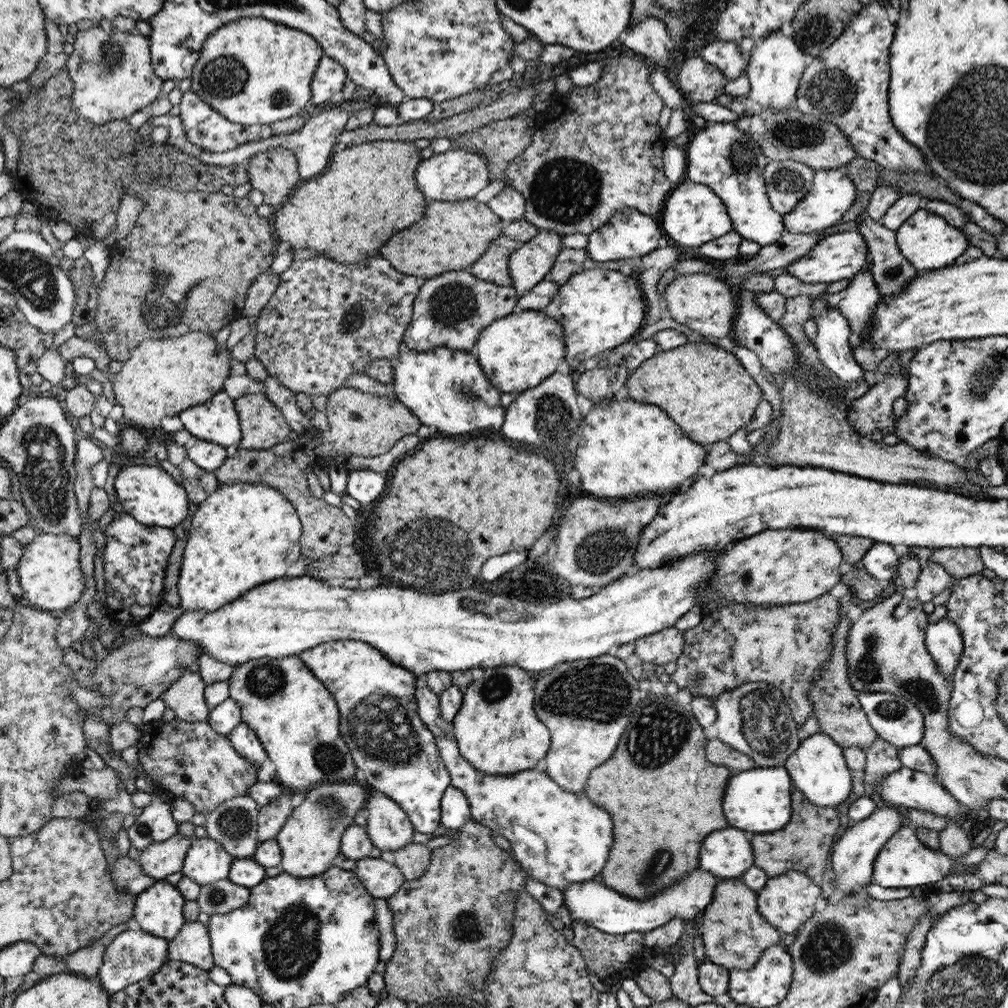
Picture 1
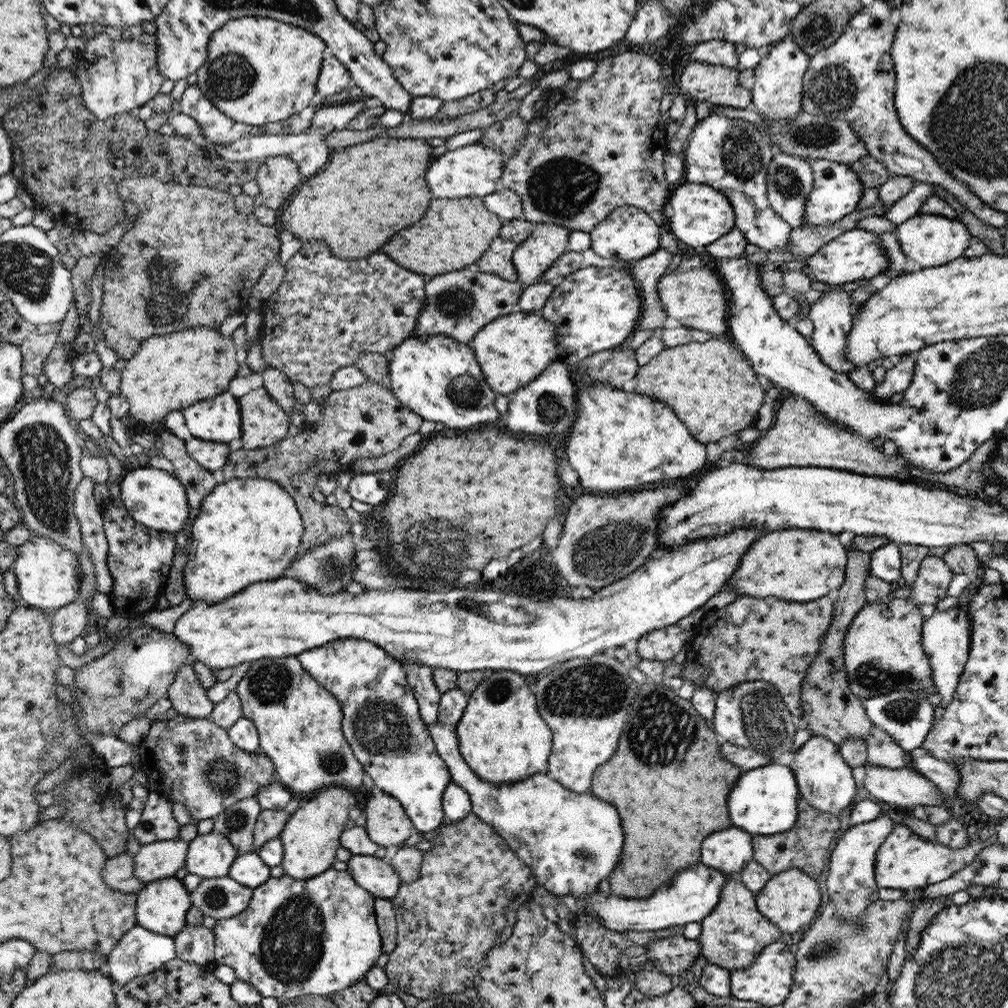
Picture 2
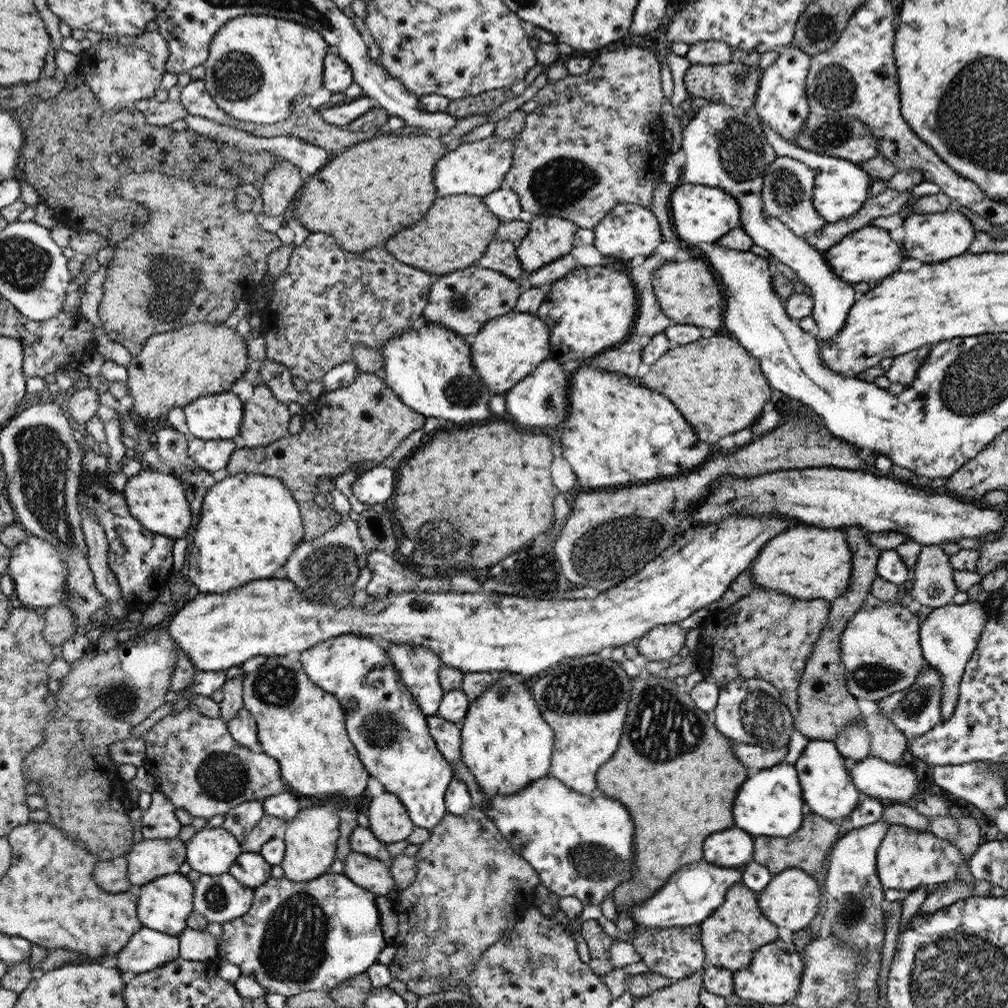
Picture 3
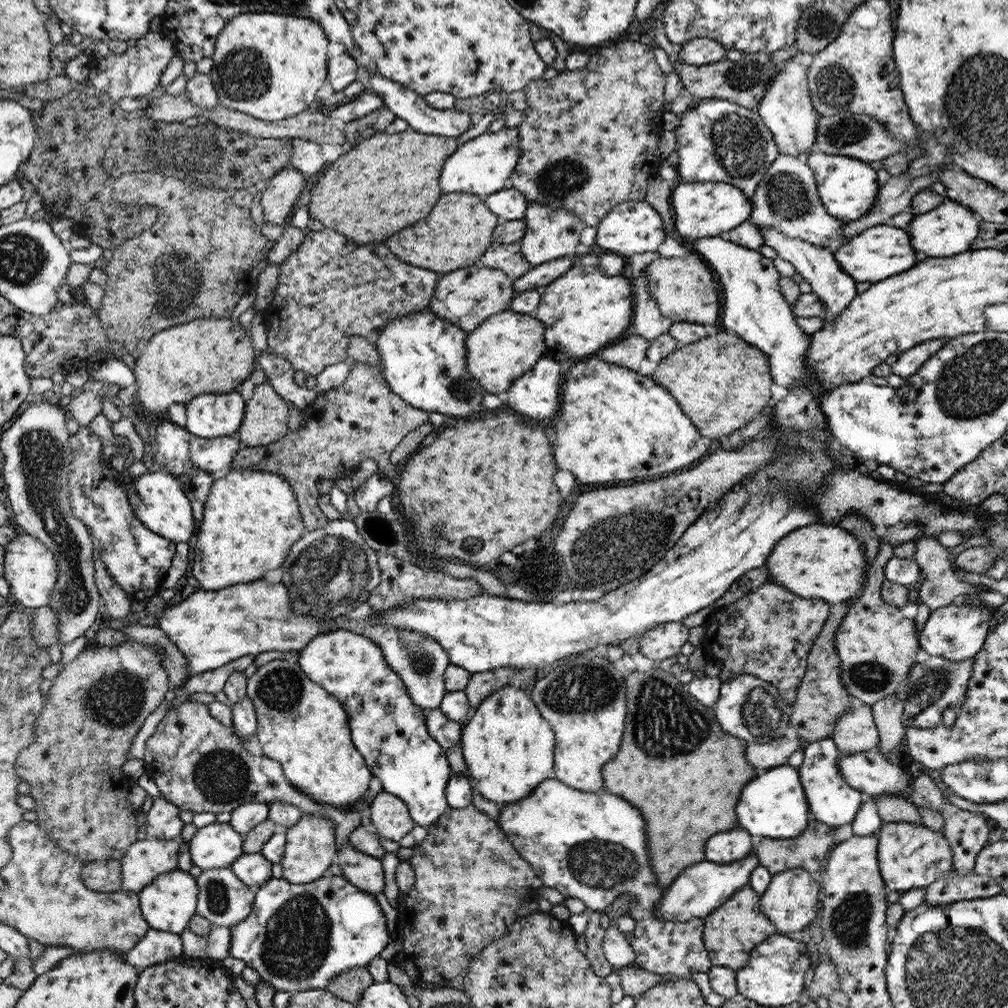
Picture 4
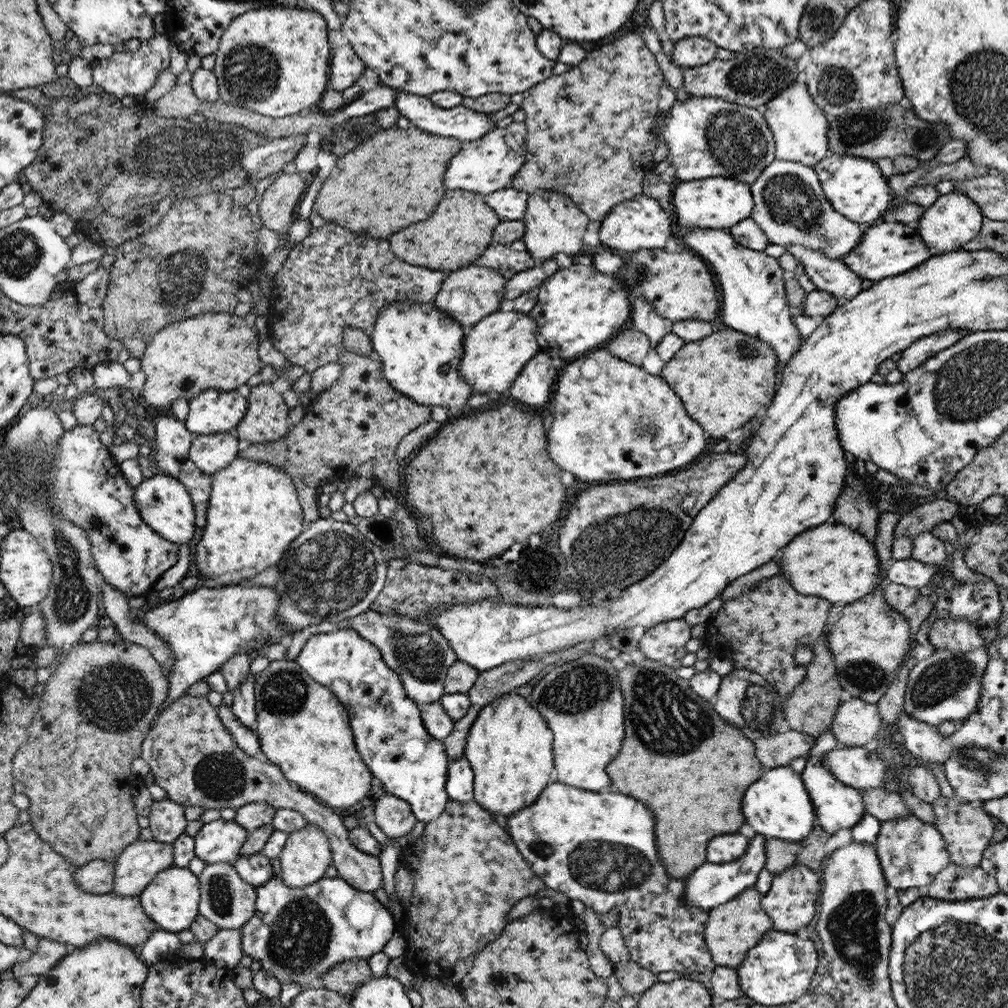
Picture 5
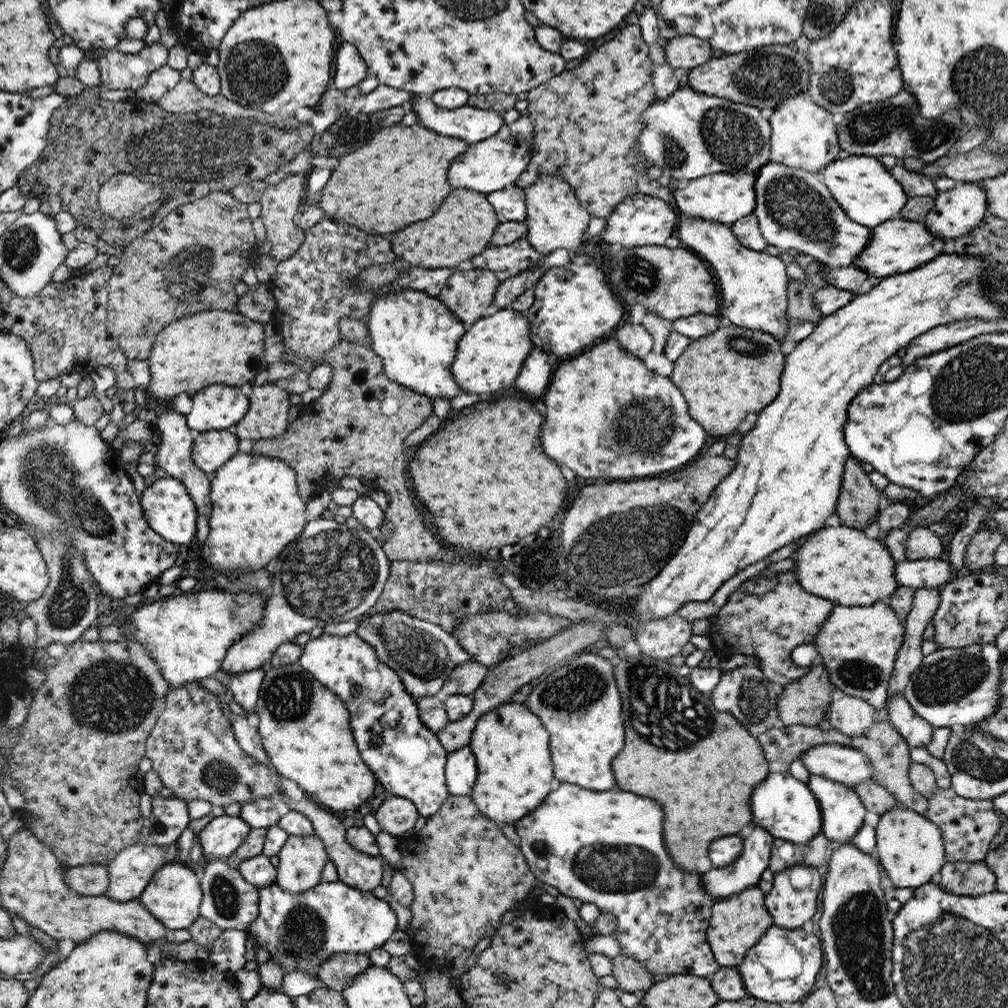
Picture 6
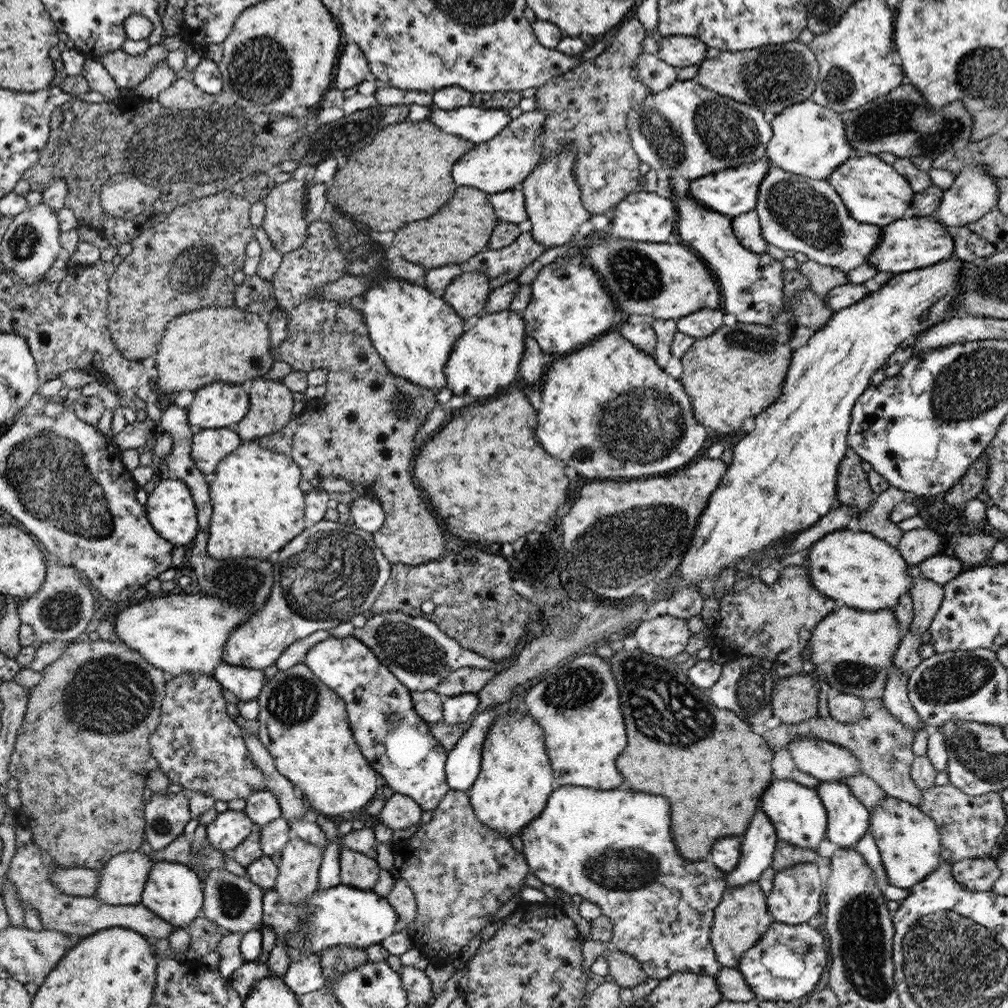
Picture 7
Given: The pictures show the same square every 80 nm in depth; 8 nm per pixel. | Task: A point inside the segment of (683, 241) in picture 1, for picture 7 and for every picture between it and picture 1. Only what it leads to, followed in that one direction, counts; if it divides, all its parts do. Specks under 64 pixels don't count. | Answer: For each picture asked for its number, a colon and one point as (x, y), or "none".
2: (696, 214)
3: (701, 215)
4: (701, 209)
5: (716, 202)
6: (722, 197)
7: (731, 192)

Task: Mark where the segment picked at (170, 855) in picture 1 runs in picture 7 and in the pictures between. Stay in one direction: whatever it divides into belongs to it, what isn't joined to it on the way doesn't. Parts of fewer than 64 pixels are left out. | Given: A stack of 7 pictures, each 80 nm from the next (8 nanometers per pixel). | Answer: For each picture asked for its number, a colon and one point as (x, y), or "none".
2: (162, 859)
3: (149, 859)
4: (142, 863)
5: (141, 862)
6: (133, 869)
7: (122, 880)

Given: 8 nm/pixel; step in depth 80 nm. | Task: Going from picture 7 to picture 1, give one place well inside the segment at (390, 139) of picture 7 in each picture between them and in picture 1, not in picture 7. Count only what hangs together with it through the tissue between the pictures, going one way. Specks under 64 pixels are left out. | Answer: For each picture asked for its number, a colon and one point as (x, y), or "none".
1: (343, 212)
2: (366, 192)
3: (350, 198)
4: (363, 194)
5: (394, 168)
6: (399, 177)

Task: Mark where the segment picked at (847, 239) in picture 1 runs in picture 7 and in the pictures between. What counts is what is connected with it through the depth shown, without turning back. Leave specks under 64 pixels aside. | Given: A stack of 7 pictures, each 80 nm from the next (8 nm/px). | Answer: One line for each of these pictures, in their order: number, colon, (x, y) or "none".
2: (856, 255)
3: (867, 254)
4: (880, 251)
5: (886, 249)
6: (896, 246)
7: (910, 243)

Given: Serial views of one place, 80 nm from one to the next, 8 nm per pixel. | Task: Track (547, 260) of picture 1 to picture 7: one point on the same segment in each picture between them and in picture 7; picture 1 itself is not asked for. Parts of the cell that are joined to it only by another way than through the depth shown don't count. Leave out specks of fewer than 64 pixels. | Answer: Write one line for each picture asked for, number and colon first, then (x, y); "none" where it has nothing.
2: (534, 256)
3: (549, 238)
4: (552, 232)
5: (553, 223)
6: (555, 219)
7: (552, 193)

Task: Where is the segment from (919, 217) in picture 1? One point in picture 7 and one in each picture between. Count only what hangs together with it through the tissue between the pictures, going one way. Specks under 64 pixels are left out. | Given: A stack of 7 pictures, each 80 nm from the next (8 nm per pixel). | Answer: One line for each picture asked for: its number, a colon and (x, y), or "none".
2: (931, 240)
3: (937, 237)
4: (950, 228)
5: (954, 219)
6: (956, 213)
7: (974, 193)

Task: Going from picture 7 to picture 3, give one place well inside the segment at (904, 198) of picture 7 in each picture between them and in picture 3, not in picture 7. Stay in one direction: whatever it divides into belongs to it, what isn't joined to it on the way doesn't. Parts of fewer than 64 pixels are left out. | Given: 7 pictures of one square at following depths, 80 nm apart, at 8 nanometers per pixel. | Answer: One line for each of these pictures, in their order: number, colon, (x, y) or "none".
3: (841, 187)
4: (847, 187)
5: (857, 190)
6: (869, 194)

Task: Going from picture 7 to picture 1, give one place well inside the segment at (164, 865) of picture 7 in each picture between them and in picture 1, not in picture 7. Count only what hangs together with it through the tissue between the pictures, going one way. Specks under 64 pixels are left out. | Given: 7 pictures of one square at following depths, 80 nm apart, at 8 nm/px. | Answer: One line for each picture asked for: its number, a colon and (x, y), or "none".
1: (159, 910)
2: (162, 906)
3: (163, 905)
4: (171, 900)
5: (172, 899)
6: (175, 895)

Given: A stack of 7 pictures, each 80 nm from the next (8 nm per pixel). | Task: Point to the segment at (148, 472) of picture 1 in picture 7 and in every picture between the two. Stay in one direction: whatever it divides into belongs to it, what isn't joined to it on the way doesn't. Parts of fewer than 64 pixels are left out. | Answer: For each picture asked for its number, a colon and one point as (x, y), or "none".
2: (153, 497)
3: (157, 499)
4: (160, 501)
5: (164, 502)
6: (170, 511)
7: (171, 506)

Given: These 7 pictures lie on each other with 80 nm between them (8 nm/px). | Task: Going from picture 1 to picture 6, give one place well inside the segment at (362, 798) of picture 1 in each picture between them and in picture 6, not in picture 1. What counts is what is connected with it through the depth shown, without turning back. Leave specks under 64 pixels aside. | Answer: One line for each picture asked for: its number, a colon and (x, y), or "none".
2: (311, 836)
3: (311, 837)
4: (310, 849)
5: (307, 854)
6: (302, 859)

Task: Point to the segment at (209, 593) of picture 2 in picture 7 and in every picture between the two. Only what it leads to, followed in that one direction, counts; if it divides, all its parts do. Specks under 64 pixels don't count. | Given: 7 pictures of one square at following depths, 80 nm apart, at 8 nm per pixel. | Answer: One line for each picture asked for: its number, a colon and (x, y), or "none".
3: (250, 524)
4: (252, 518)
5: (254, 515)
6: (258, 510)
7: (259, 503)

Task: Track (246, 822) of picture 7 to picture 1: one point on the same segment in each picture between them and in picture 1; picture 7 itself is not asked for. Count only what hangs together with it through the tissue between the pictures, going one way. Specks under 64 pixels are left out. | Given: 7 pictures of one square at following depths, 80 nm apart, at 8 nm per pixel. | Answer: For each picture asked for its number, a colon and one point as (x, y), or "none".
1: (207, 861)
2: (210, 856)
3: (212, 850)
4: (217, 845)
5: (222, 841)
6: (224, 835)

